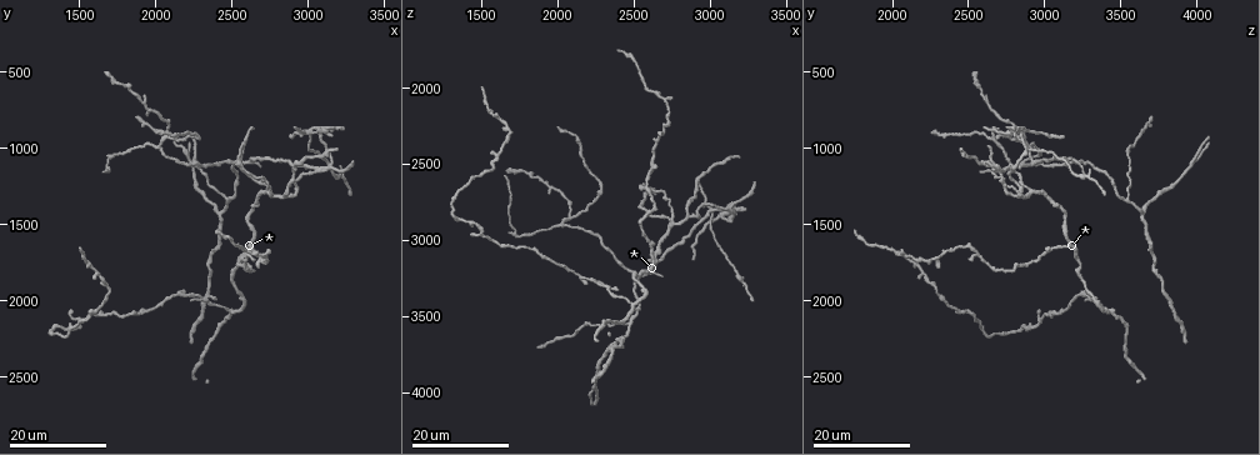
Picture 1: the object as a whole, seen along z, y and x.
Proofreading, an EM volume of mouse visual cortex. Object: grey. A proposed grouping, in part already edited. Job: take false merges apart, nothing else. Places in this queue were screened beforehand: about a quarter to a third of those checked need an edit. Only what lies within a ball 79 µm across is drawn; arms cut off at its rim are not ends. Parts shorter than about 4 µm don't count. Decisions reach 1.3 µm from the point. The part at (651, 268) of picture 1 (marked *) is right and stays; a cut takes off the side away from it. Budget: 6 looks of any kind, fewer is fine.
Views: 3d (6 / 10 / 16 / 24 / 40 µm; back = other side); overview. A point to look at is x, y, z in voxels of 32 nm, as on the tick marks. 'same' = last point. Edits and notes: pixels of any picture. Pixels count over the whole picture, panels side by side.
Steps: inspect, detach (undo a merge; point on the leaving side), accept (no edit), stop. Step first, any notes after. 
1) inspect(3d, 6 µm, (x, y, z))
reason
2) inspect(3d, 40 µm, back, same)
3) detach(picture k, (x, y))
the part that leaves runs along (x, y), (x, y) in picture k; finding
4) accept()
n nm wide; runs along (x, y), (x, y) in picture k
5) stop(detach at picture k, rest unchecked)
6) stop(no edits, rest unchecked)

inspect(3d, 16 µm, (2420, 1440, 3620))
a fork

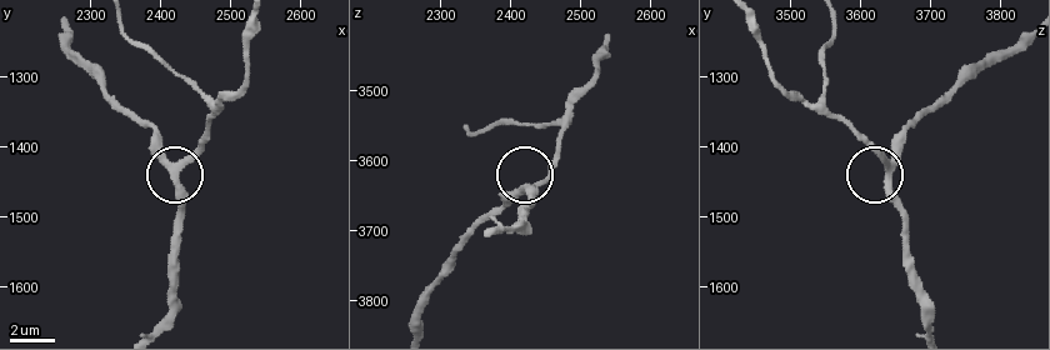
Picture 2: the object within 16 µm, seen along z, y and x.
inspect(3d, 6 µm, (2420, 1440, 3640))

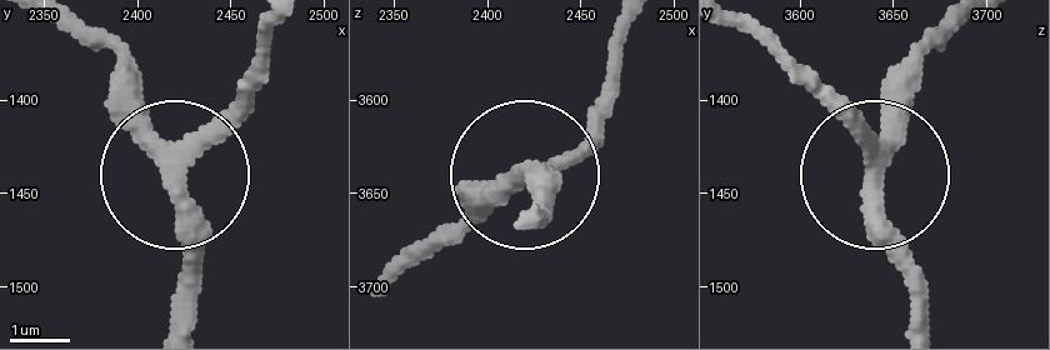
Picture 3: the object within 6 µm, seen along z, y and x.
inspect(3d, 6 µm, back, (2418, 1438, 3640))
other side

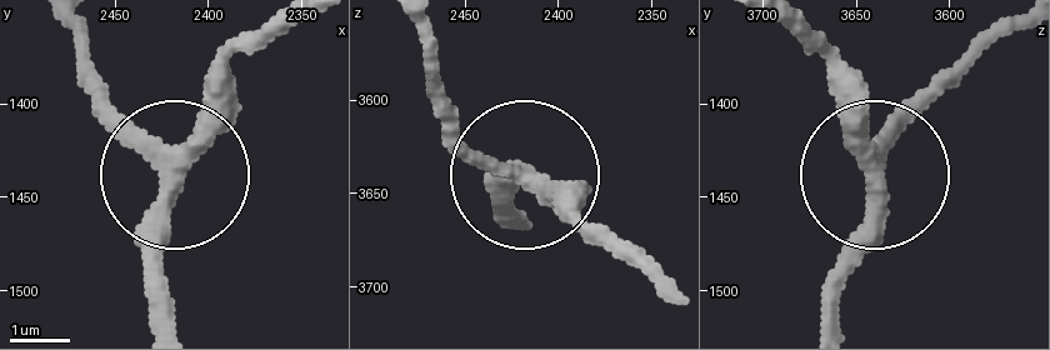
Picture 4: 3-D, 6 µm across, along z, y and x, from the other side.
accept()
side arm 24 µm; runs along (74, 29), (104, 104), (173, 169), (248, 34) in picture 4; continuous, no second neuron

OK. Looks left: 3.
inspect(3d, 16 µm, (2240, 1080, 3960))
two arms in line, one across

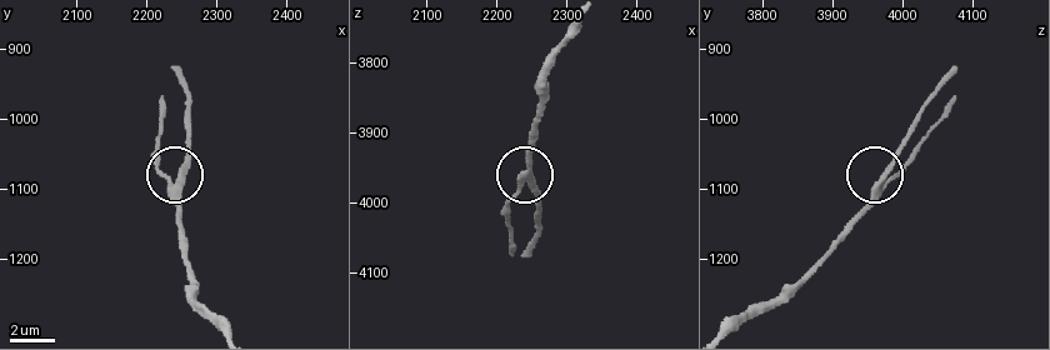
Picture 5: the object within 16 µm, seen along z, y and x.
inspect(3d, 10 µm, (2240, 1090, 3965))

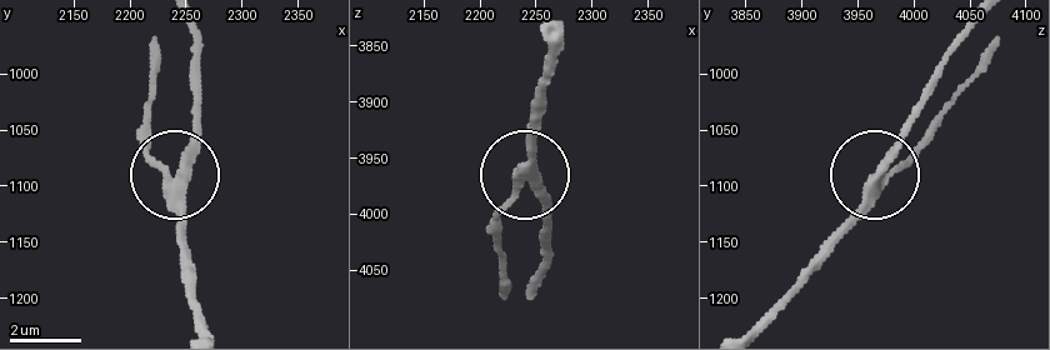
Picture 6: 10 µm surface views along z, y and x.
accept()
3 arms; runs along (755, 325), (853, 208), (865, 181), (931, 130) in picture 6; one neuron here

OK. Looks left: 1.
stop(no edits, rest unchecked)

